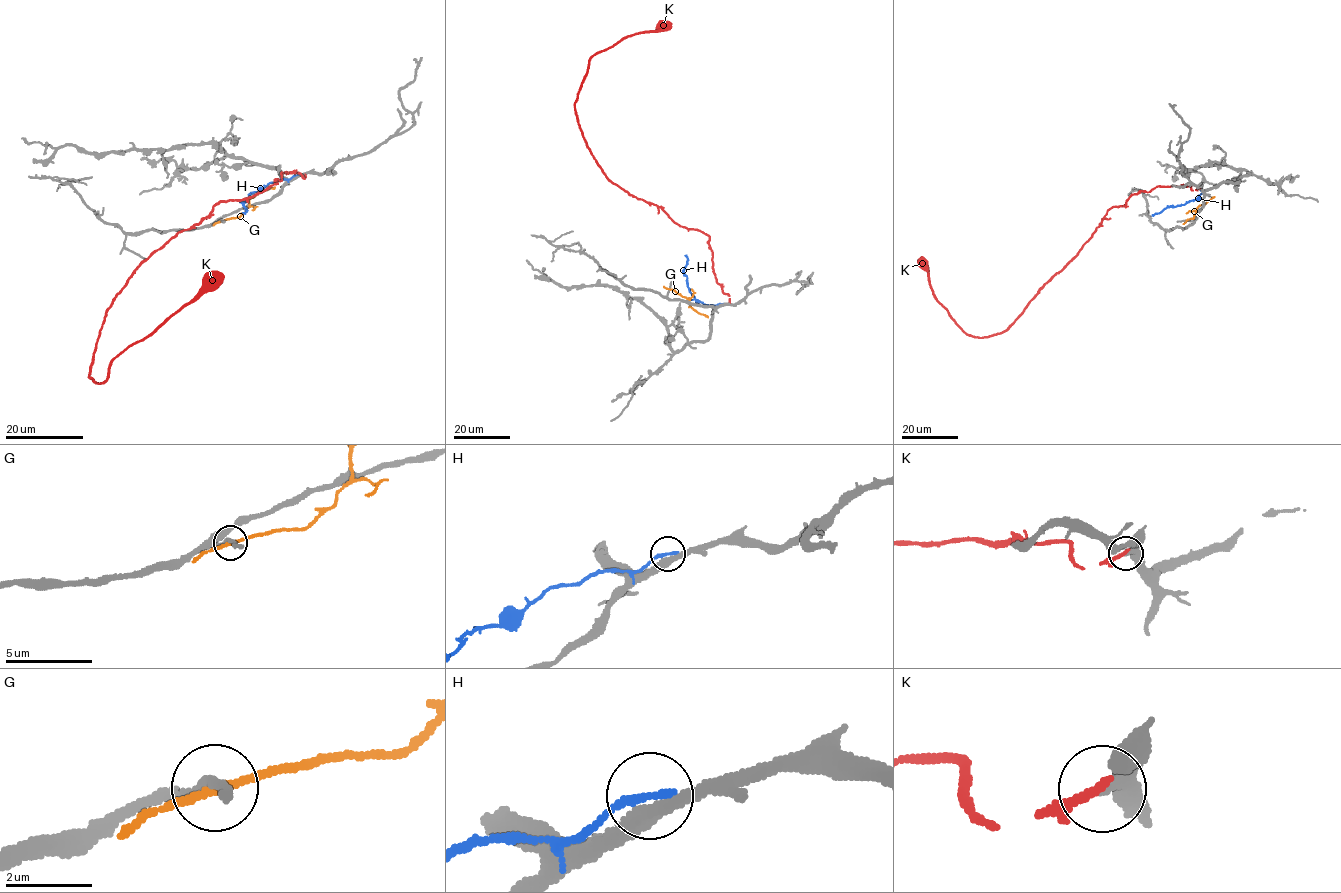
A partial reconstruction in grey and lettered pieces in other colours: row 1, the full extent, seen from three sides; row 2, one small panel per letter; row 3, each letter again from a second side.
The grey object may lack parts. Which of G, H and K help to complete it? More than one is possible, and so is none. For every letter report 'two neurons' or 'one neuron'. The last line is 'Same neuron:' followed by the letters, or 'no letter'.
G: two neurons
H: two neurons
K: one neuron
Same neuron: K

